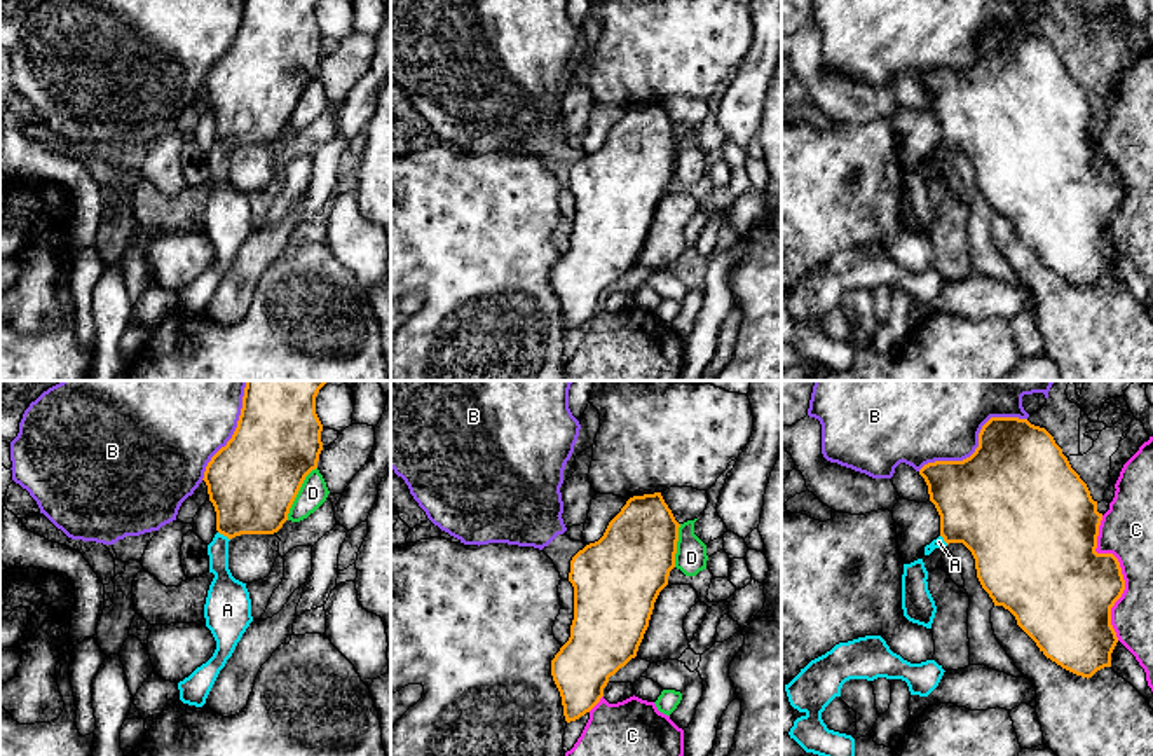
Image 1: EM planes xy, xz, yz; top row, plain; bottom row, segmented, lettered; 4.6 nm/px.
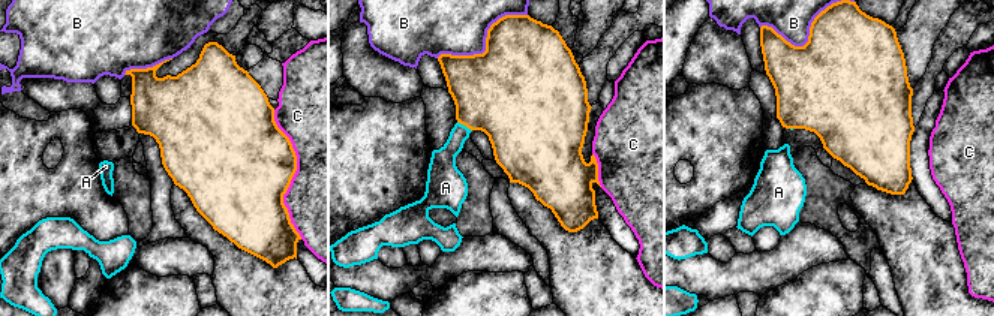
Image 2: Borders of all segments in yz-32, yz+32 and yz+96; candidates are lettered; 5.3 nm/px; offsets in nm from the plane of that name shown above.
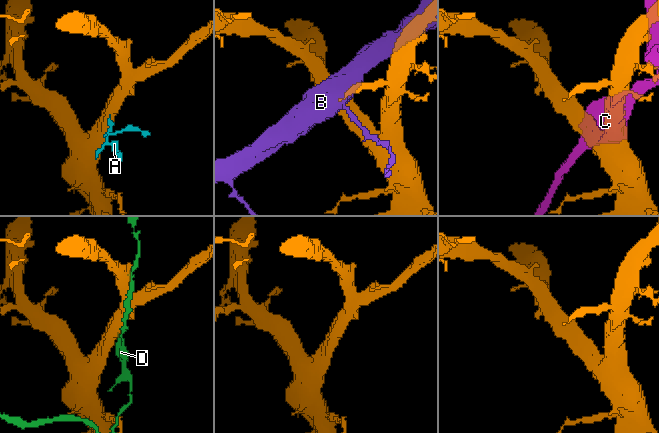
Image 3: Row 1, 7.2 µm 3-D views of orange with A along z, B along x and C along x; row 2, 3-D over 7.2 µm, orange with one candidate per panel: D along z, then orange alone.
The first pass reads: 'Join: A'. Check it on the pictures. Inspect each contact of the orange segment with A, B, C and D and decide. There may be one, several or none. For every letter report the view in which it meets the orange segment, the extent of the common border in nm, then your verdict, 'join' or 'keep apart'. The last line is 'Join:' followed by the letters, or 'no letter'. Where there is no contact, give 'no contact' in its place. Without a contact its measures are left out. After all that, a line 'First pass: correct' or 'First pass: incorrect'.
A: contact in xy; length 70 nm; join
B: contact in yz; length 550 nm; keep apart
C: contact in yz; length 600 nm; keep apart
D: contact in xy; length 280 nm; keep apart
Join: A
First pass: correct

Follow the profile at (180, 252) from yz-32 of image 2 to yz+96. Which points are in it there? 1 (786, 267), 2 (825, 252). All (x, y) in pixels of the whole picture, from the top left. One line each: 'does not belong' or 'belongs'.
1: belongs
2: belongs

